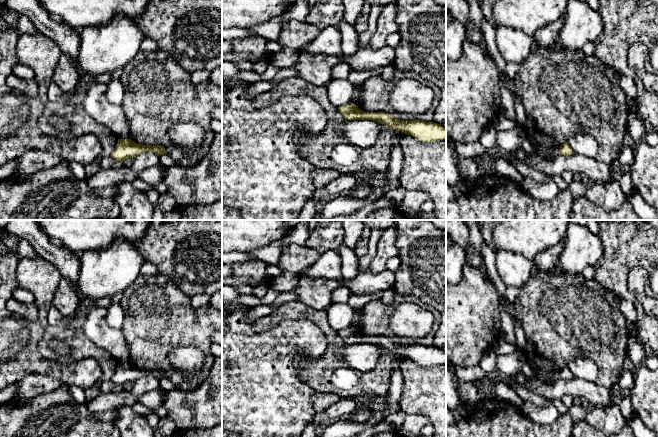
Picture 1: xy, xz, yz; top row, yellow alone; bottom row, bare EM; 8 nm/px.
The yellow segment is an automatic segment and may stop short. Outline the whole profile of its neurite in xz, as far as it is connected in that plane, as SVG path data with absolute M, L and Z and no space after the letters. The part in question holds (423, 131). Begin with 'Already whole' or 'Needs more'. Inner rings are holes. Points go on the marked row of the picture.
Already whole. M352 102L338 108L345 120L372 120L382 123L396 131L411 135L422 142L433 142L446 140L446 129L441 124L434 122L426 122L423 120L407 120L397 119L392 114L385 112L364 112Z

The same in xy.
Already whole. M118 139L118 143L110 156L123 162L126 158L136 158L144 152L153 152L159 157L167 154L165 148L161 145L141 145L131 139Z

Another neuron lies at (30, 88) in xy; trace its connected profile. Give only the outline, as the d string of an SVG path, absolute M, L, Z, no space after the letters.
M10 74L7 78L7 84L15 91L36 99L39 98L39 85L35 79L29 80Z

